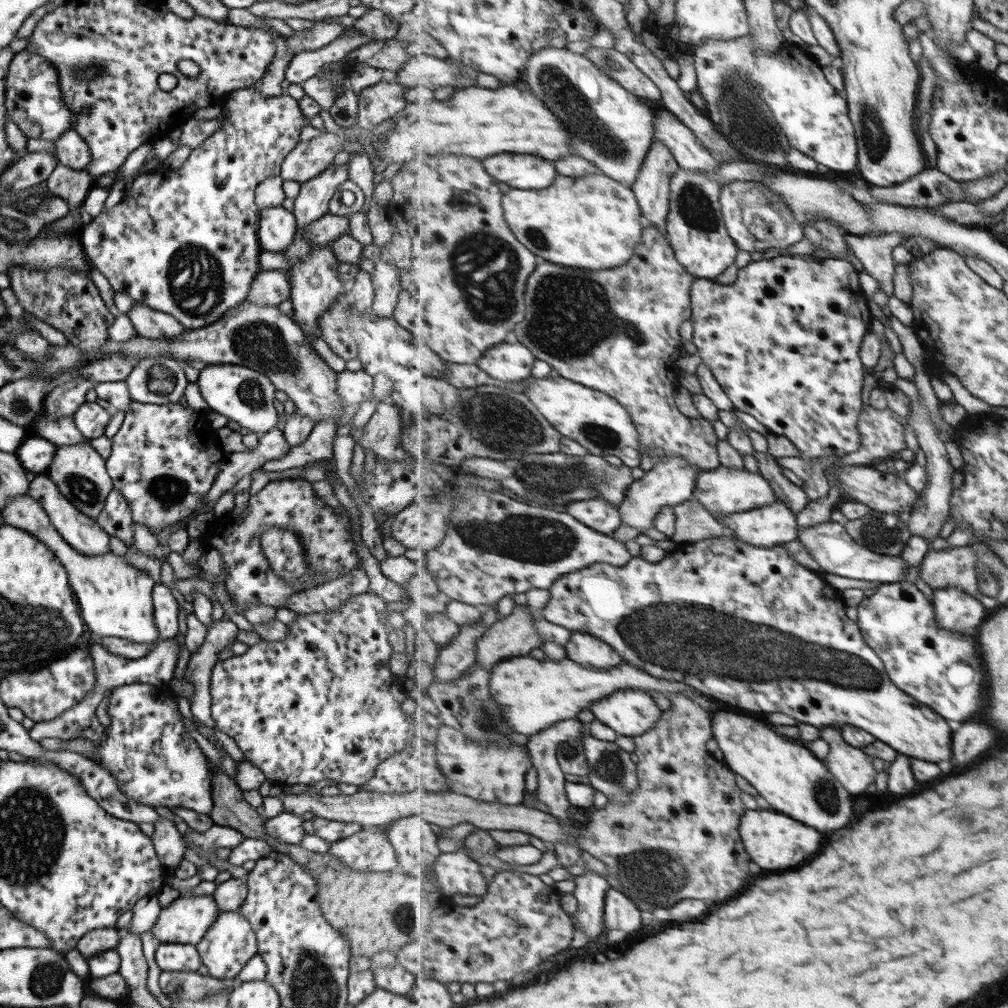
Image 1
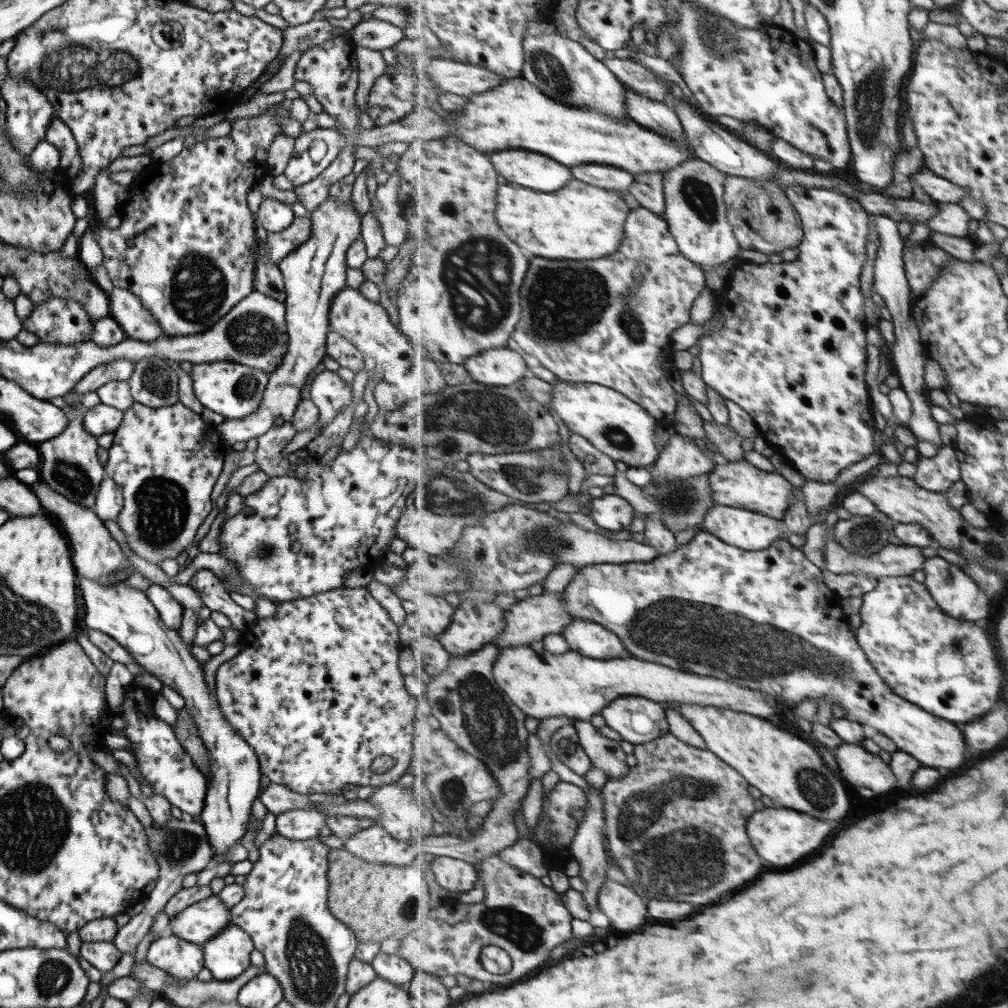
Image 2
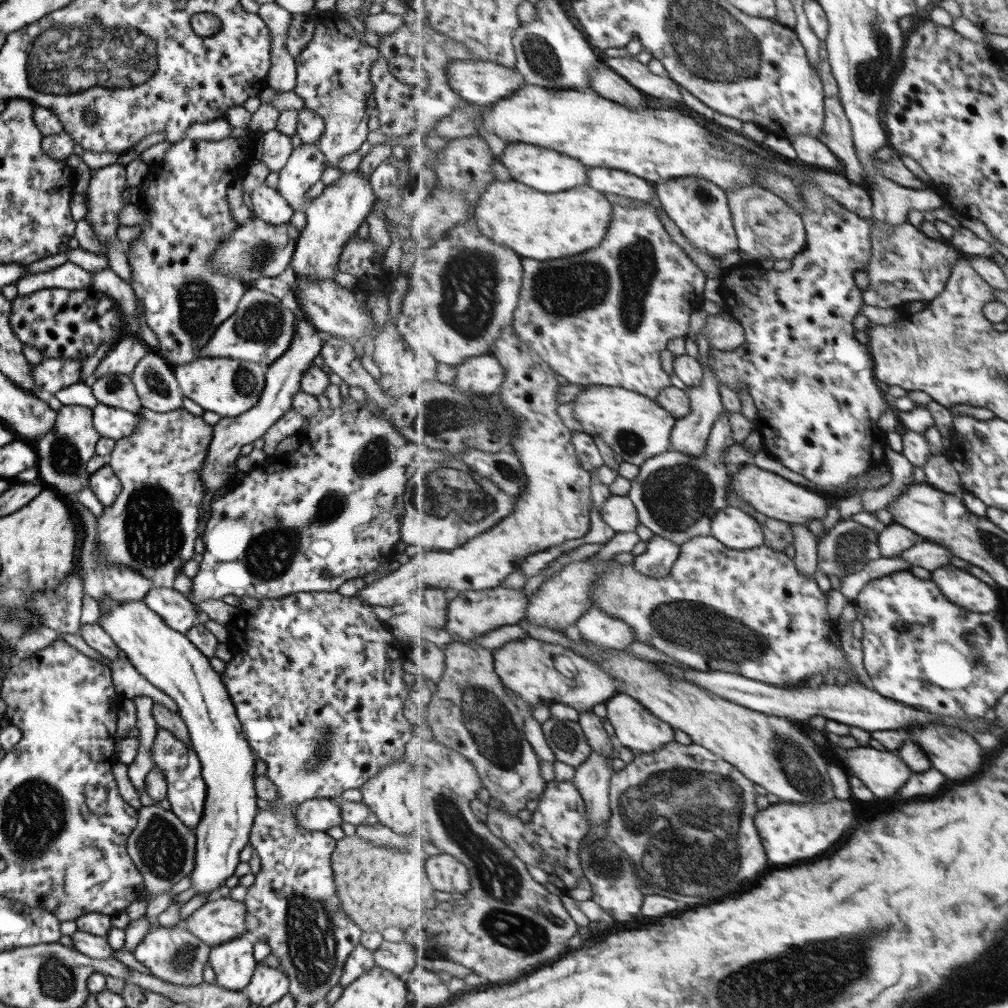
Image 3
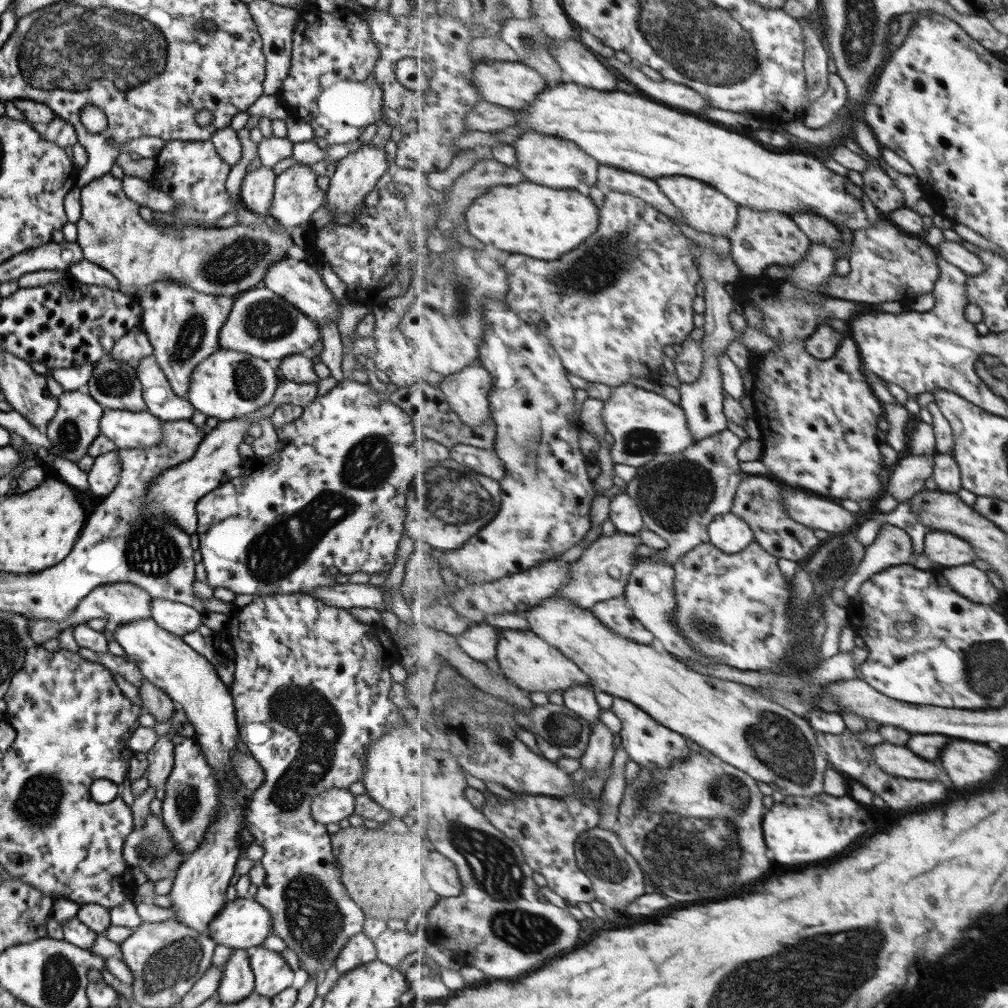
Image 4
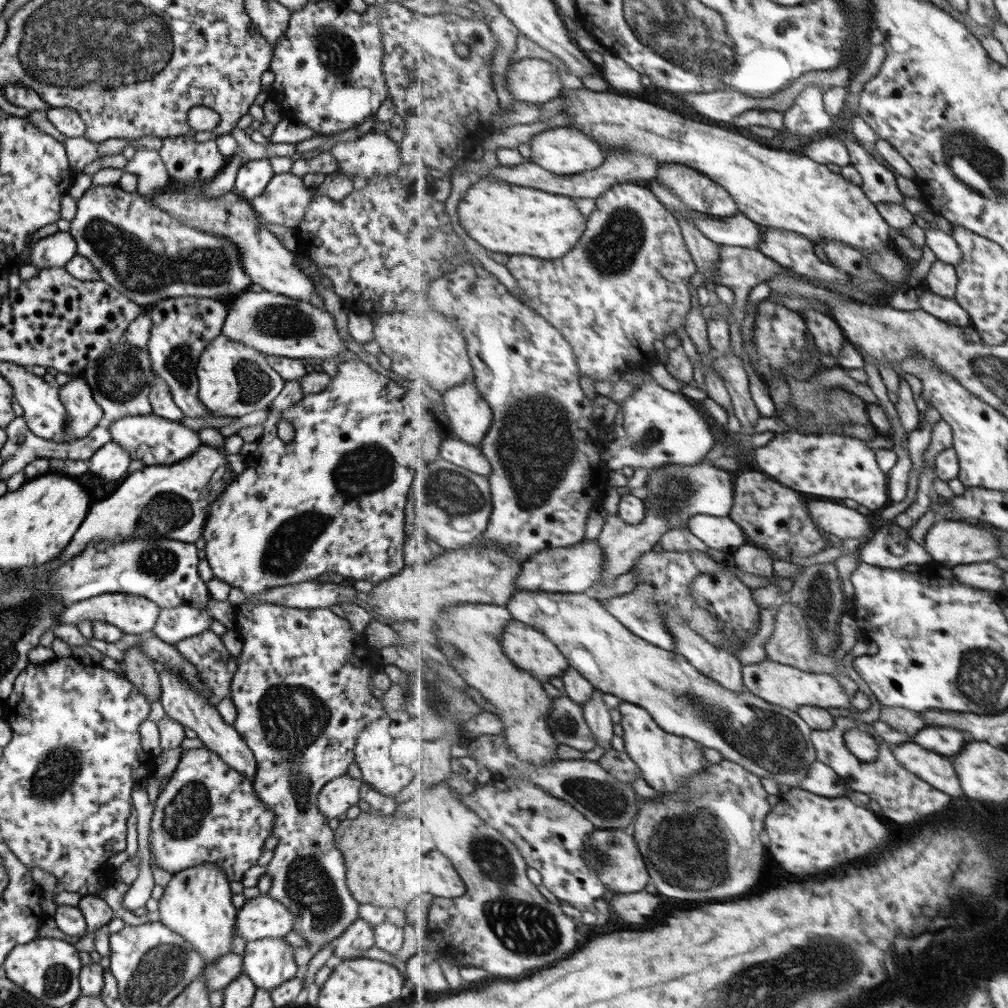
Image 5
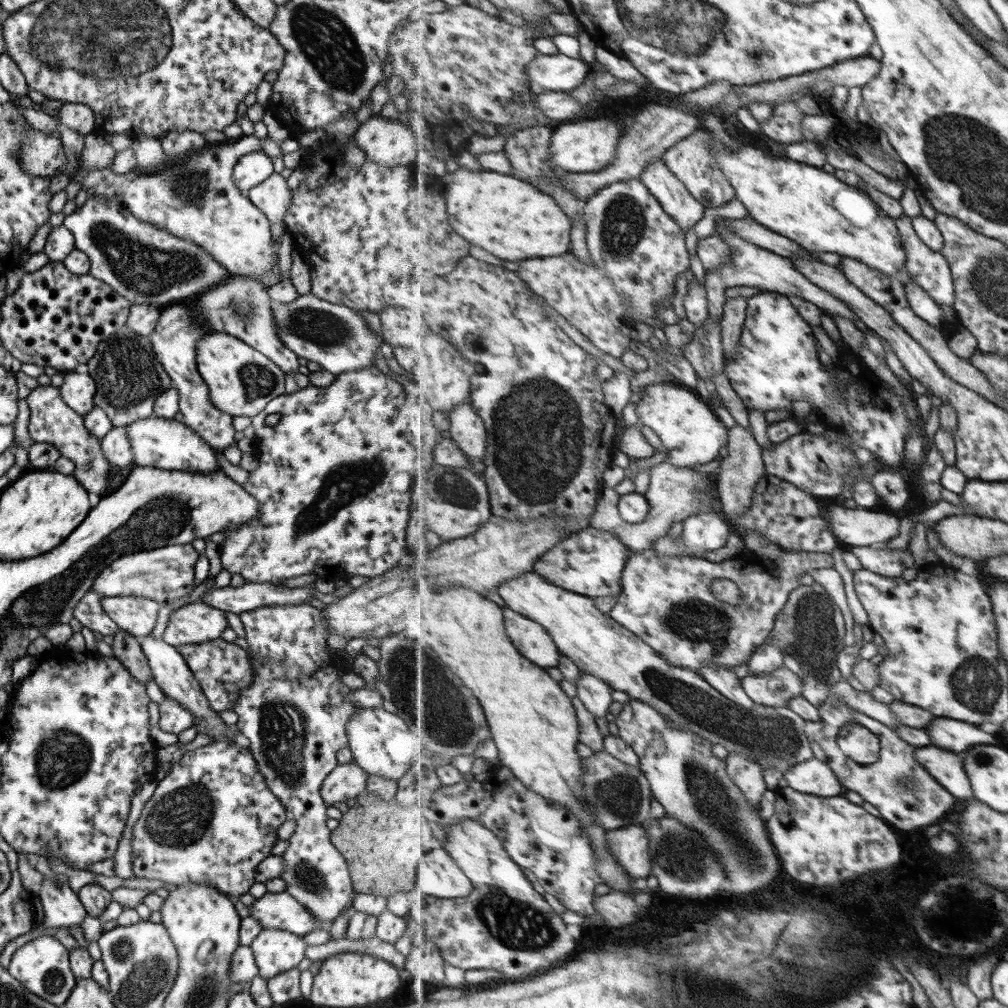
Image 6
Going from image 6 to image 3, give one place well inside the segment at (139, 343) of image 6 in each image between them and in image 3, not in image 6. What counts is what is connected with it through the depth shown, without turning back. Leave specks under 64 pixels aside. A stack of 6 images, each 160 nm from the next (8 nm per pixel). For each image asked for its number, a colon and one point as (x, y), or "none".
3: (117, 391)
4: (113, 385)
5: (119, 380)

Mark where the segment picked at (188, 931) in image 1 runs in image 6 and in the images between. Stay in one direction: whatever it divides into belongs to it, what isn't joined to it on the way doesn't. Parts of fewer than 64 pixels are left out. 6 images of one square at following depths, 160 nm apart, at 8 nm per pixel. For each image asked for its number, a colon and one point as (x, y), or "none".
2: (198, 922)
3: (219, 919)
4: (242, 923)
5: (262, 916)
6: (279, 911)

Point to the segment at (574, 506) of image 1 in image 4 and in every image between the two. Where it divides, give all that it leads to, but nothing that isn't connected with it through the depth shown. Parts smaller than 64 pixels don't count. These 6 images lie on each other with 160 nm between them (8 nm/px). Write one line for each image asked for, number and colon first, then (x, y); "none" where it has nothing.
2: (611, 512)
3: (619, 512)
4: (625, 514)

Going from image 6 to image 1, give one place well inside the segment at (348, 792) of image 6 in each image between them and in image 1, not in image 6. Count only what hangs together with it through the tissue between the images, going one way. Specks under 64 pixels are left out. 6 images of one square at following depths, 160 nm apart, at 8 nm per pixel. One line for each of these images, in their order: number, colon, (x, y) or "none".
1: (285, 827)
2: (300, 823)
3: (319, 814)
4: (329, 806)
5: (335, 796)

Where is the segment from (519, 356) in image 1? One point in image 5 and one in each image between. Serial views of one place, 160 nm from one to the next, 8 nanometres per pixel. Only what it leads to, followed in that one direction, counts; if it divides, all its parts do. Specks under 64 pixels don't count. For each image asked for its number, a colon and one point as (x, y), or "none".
2: (501, 366)
3: (483, 375)
4: (467, 391)
5: (471, 417)

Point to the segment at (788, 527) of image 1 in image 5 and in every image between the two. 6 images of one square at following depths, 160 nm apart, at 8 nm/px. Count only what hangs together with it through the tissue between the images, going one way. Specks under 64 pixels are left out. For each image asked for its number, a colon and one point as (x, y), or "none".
2: (748, 530)
3: (738, 529)
4: (729, 532)
5: (722, 533)

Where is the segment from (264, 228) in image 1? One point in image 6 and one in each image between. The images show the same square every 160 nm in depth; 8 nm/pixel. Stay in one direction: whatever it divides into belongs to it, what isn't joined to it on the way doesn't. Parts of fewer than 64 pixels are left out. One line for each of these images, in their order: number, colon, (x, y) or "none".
2: (274, 216)
3: (269, 206)
4: (257, 186)
5: (252, 176)
6: (250, 169)

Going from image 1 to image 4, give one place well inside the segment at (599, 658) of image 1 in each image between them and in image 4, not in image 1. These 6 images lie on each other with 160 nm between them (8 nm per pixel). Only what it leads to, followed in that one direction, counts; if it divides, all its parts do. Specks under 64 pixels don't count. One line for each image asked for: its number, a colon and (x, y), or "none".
2: (592, 639)
3: (597, 626)
4: (616, 612)

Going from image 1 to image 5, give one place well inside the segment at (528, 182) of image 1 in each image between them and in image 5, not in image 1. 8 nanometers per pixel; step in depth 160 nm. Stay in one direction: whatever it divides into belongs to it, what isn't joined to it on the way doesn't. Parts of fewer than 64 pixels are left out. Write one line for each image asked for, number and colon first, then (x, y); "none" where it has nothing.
2: (535, 171)
3: (544, 169)
4: (553, 161)
5: (563, 150)

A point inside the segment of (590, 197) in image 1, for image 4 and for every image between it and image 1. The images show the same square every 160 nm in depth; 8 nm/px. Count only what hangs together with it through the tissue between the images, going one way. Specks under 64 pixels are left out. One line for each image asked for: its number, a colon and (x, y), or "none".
2: (580, 222)
3: (536, 225)
4: (544, 223)

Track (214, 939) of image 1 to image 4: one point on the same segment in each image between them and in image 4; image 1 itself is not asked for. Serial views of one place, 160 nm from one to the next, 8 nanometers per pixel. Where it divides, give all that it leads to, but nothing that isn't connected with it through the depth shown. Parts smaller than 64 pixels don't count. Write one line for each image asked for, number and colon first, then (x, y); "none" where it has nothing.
2: (226, 955)
3: (232, 962)
4: (237, 981)

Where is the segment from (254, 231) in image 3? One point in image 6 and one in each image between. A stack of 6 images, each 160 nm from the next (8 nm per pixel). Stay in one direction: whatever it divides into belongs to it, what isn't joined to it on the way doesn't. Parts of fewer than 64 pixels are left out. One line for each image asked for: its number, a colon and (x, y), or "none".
4: (220, 261)
5: (140, 252)
6: (144, 265)

